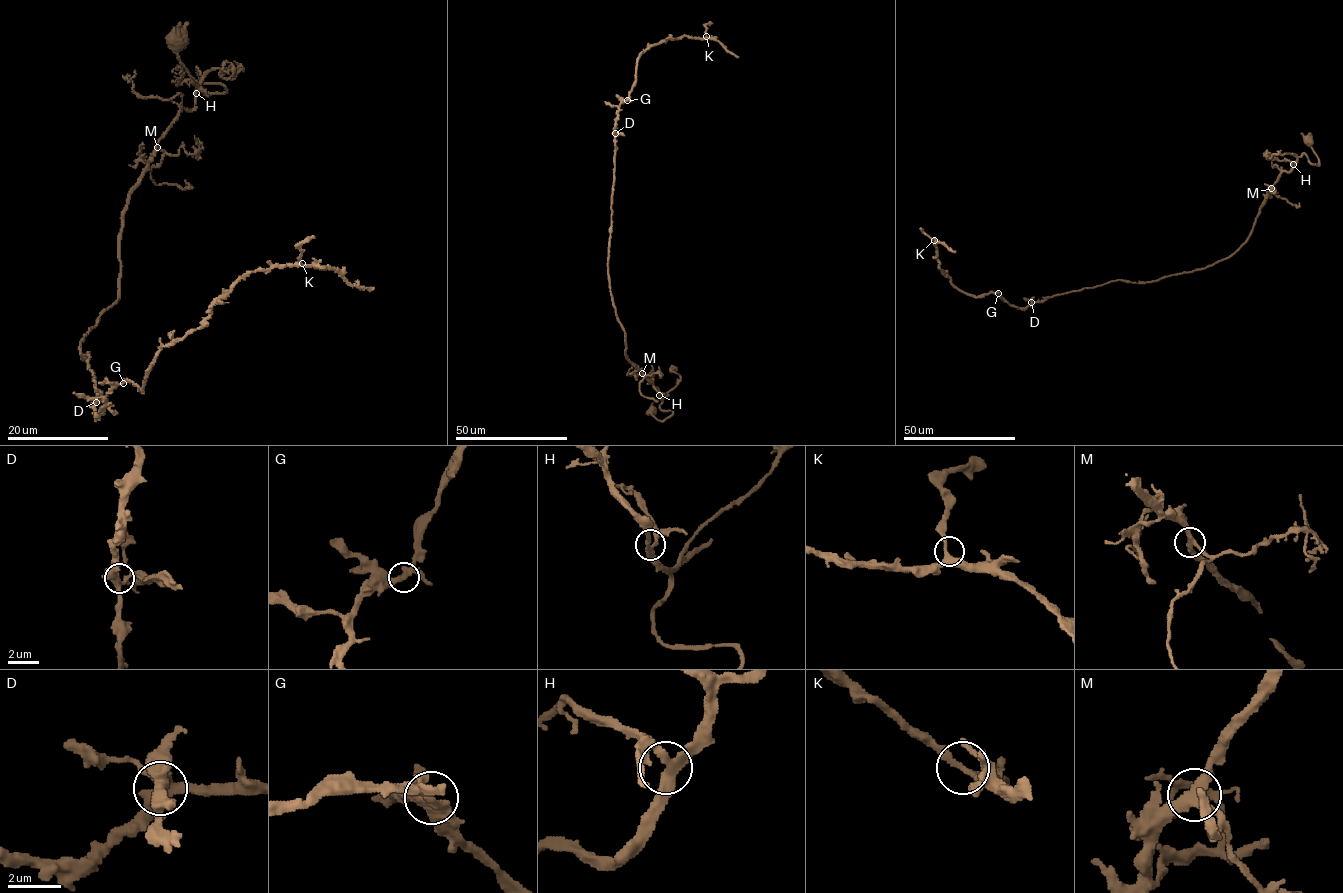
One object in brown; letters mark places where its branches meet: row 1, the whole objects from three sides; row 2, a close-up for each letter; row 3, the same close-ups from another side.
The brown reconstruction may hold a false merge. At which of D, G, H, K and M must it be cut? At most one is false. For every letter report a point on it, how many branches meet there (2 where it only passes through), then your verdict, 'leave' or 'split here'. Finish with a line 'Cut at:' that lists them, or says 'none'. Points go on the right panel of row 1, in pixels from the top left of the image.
D: place (1031, 302); branches 3; leave
G: place (998, 293); branches 3; leave
H: place (1293, 164); branches 3; leave
K: place (934, 240); branches 3; leave
M: place (1271, 188); branches 3; leave
Cut at: none

